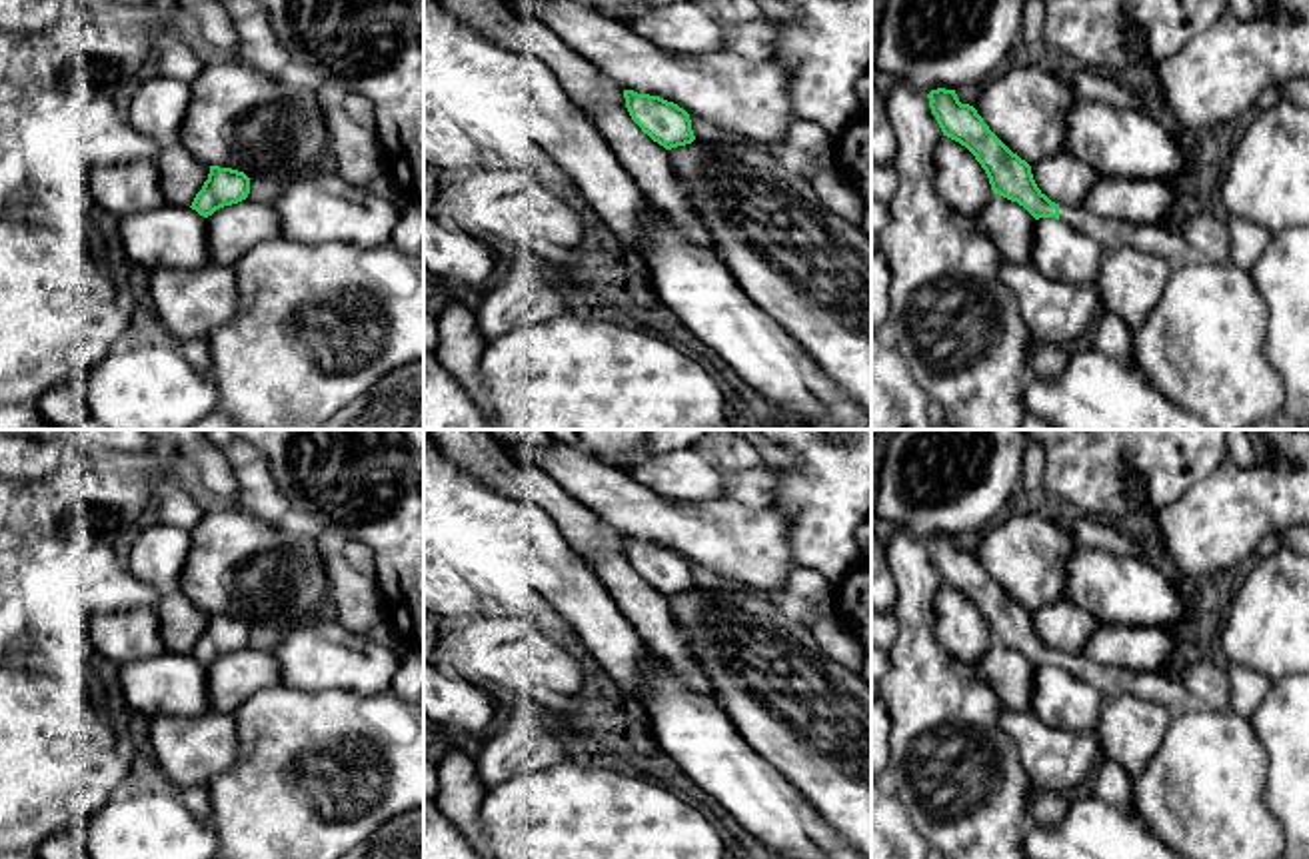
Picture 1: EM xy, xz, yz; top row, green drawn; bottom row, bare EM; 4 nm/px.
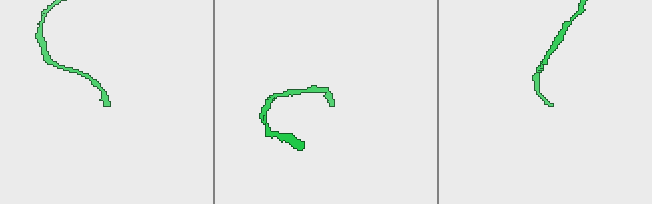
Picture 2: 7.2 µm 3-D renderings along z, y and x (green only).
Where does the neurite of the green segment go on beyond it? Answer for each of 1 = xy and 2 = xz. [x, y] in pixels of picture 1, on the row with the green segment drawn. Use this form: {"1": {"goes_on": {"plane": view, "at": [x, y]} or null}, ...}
{"1": {"goes_on": null}, "2": {"goes_on": null}}

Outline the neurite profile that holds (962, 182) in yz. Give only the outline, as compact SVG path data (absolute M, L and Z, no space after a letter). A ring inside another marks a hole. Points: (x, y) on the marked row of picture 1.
M941 136L933 154L937 194L955 212L977 216L985 210L993 190L975 156L959 142Z

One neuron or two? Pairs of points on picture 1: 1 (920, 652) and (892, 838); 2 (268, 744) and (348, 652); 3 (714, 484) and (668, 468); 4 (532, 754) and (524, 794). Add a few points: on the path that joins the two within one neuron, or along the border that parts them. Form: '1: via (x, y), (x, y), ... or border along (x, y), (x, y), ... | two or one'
1: border along (892, 790), (904, 814), (924, 838) | two
2: border along (282, 682), (304, 690), (348, 690), (360, 696) | two
3: via (702, 482), (680, 474) | one
4: border along (572, 758), (530, 770), (486, 792) | two

